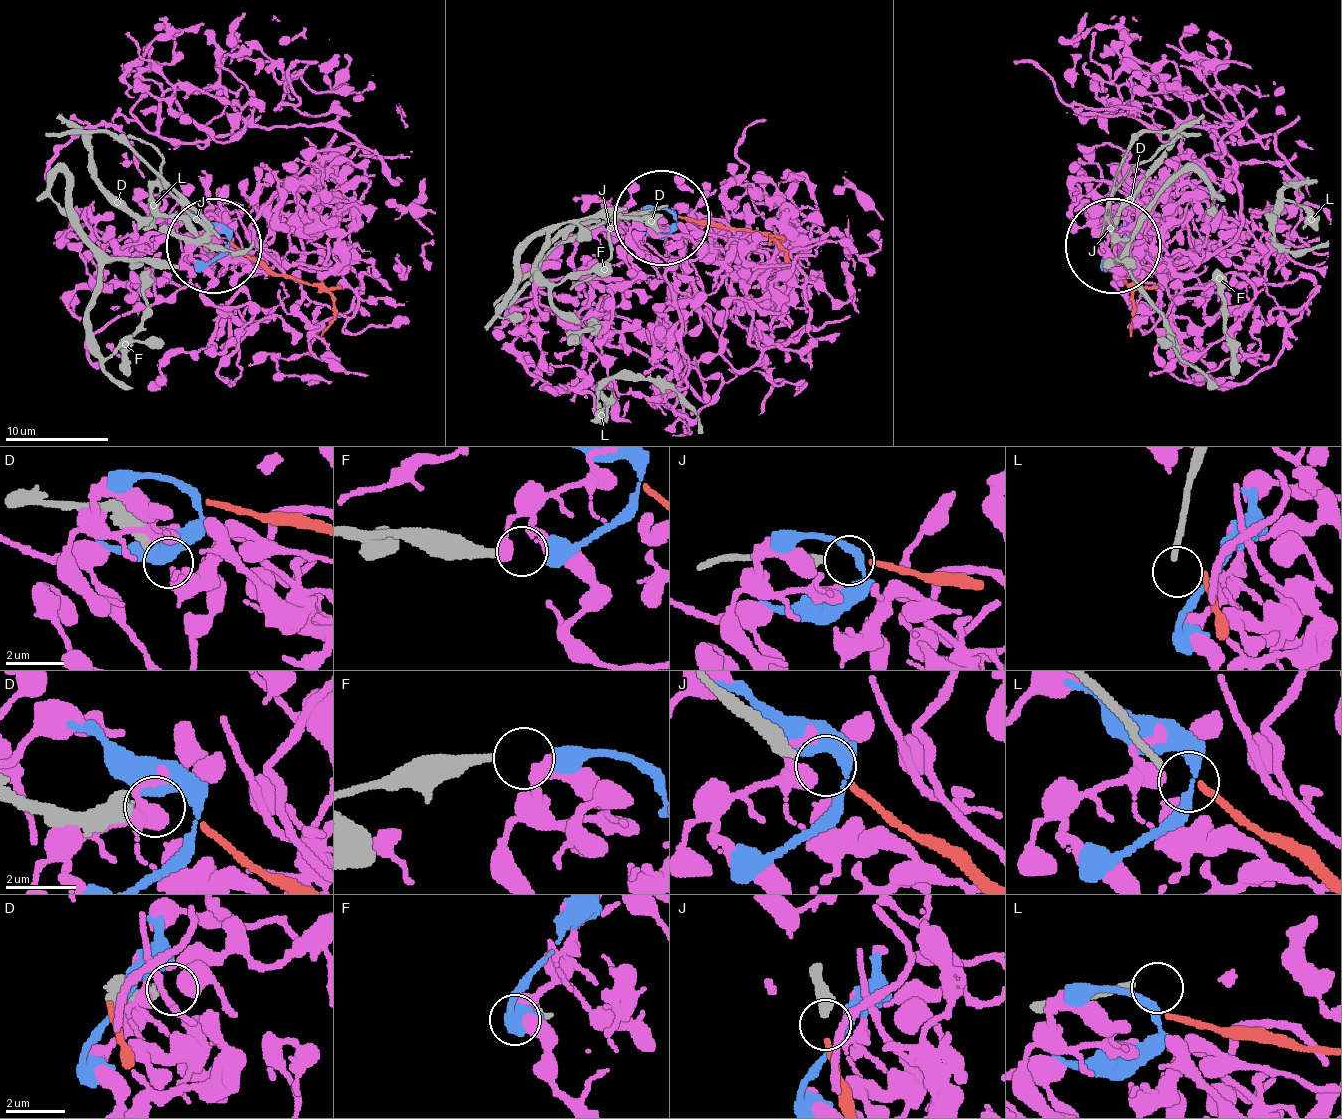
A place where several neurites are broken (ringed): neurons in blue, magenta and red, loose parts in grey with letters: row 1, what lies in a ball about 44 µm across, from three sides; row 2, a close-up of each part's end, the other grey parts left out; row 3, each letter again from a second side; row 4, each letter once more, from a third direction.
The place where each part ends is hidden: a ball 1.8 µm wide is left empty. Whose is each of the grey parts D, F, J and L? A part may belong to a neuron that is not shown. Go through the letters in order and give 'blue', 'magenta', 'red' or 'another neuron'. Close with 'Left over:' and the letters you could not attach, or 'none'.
D: another neuron
F: blue
J: red
L: another neuron
Left over: D, L

